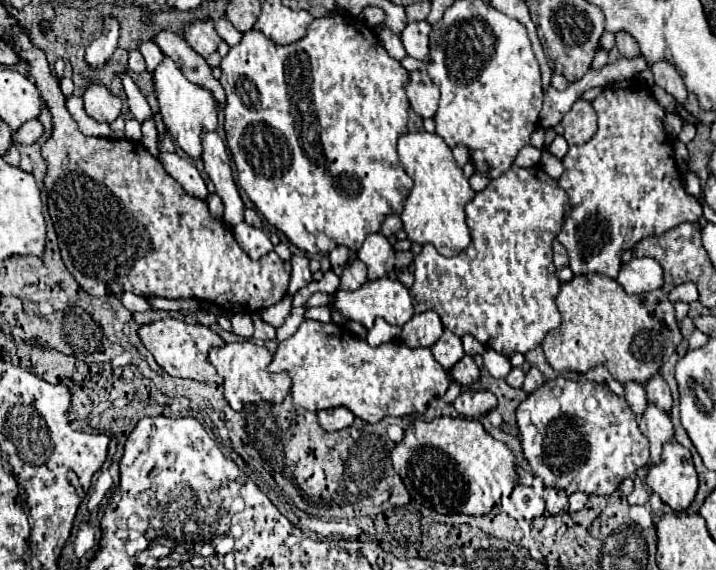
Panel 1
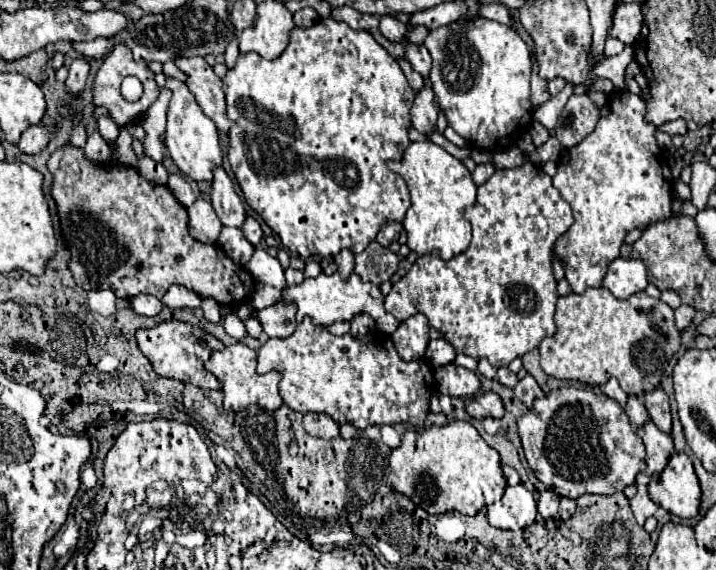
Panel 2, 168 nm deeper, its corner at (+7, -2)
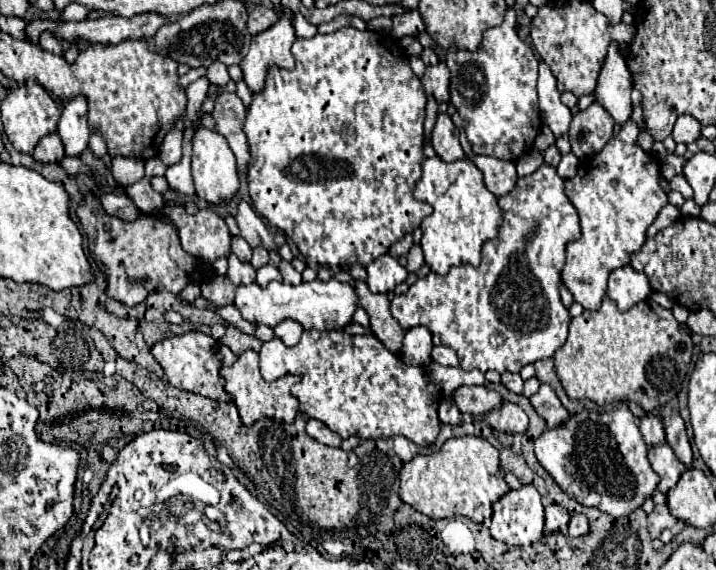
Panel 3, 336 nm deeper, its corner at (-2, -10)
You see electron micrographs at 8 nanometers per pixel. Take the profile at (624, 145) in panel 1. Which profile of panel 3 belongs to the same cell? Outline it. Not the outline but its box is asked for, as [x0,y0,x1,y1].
[561,118,667,310]

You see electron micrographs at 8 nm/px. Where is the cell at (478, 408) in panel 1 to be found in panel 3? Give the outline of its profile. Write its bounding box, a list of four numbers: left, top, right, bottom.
[485,402,529,434]

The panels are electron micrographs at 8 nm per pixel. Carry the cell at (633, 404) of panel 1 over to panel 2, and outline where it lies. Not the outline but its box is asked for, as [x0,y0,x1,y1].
[626,396,648,426]

